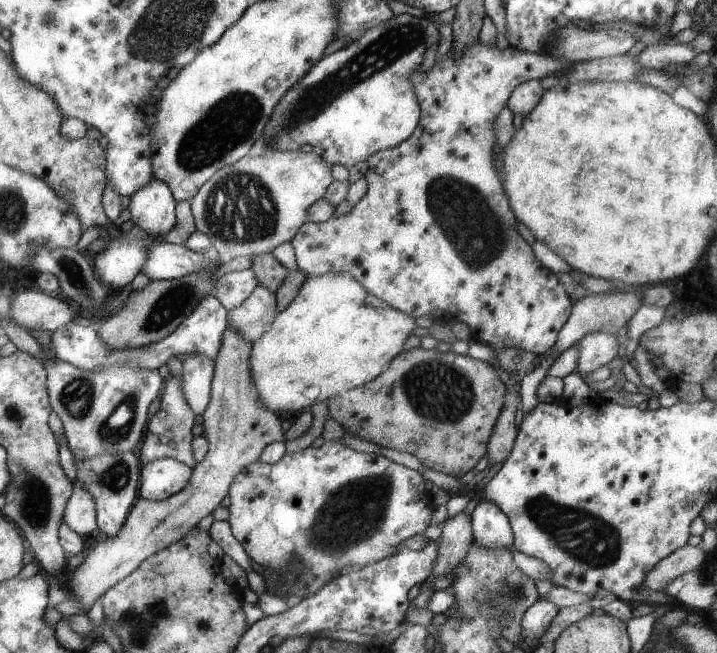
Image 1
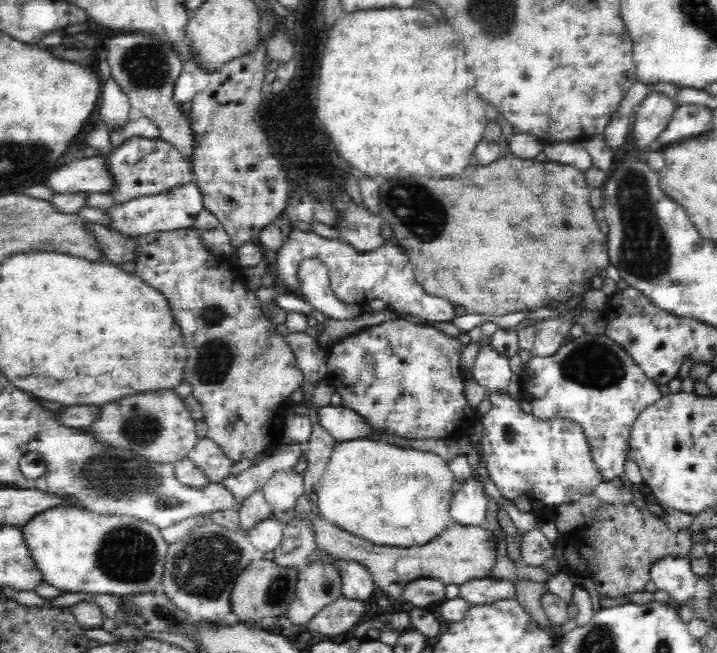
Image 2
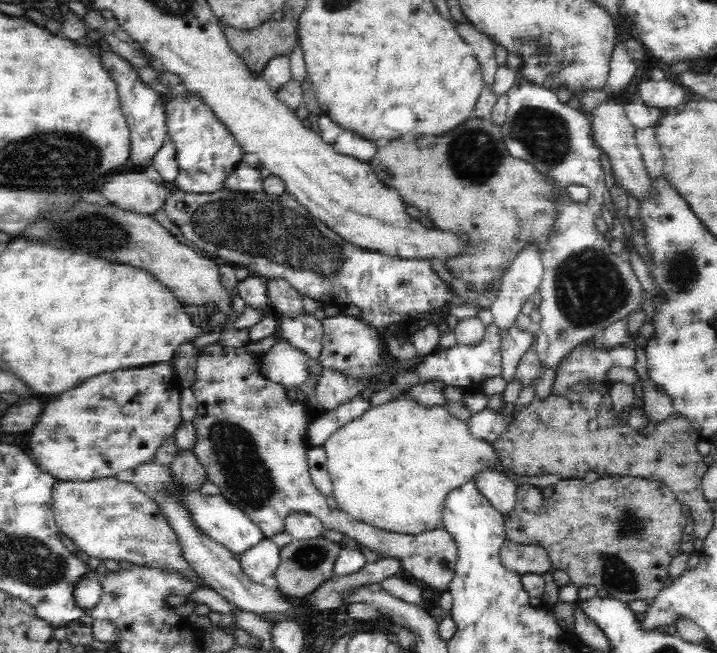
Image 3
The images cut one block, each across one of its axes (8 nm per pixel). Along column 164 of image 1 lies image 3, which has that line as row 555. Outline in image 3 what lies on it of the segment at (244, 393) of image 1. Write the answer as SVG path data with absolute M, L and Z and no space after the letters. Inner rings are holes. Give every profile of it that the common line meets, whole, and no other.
M505 540L500 548L499 557L502 565L521 576L544 575L552 569L547 550L543 546L530 546Z

